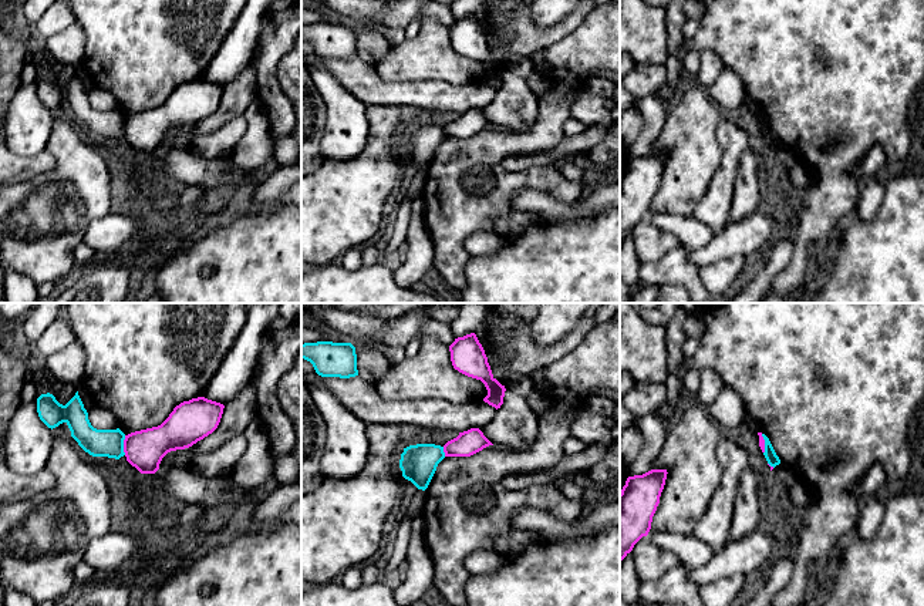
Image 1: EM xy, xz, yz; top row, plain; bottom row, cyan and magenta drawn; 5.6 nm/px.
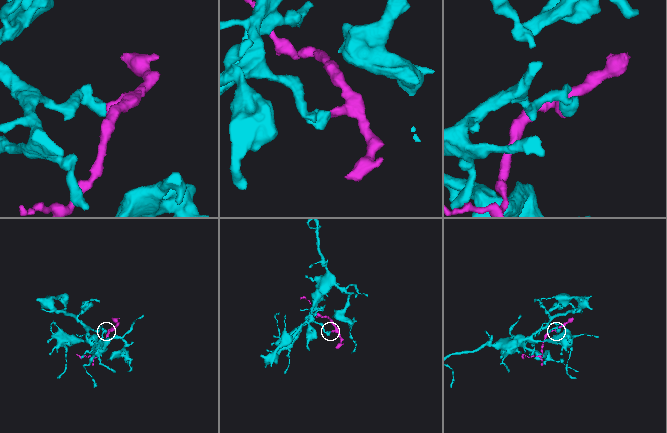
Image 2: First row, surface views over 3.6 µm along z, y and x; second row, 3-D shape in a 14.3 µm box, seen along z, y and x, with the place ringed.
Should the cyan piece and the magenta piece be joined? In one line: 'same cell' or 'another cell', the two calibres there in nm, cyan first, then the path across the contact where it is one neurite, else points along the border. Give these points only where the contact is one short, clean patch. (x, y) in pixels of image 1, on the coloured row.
another cell; 160 nm thick on the cyan side, 220 nm on the other; border along xy (125, 436), (124, 454)

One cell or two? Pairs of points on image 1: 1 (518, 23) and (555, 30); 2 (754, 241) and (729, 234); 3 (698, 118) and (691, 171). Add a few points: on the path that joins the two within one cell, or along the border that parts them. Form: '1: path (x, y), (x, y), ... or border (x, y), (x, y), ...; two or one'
1: path (526, 32), (529, 34), (546, 34); one
2: path (748, 238), (735, 238); one
3: path (691, 131), (691, 158); one

